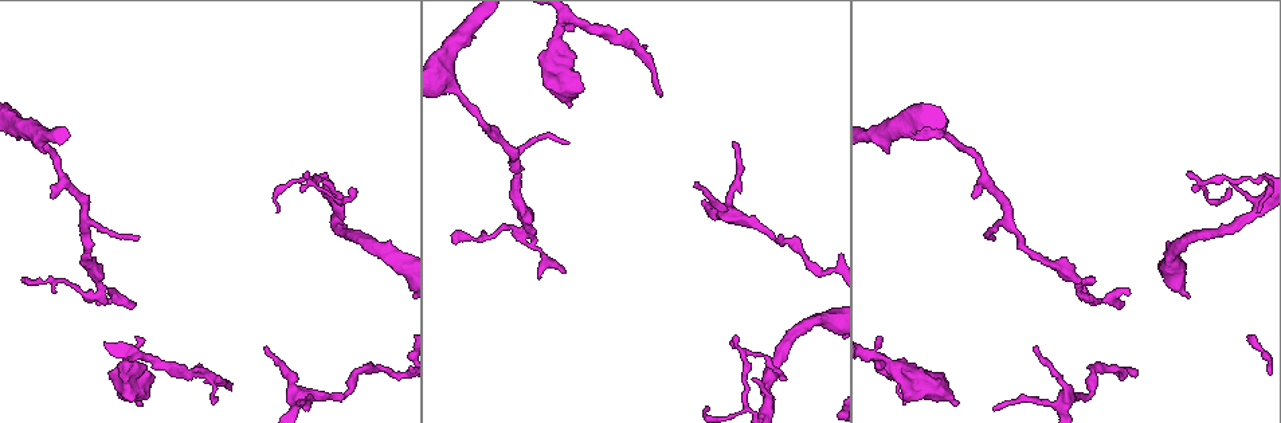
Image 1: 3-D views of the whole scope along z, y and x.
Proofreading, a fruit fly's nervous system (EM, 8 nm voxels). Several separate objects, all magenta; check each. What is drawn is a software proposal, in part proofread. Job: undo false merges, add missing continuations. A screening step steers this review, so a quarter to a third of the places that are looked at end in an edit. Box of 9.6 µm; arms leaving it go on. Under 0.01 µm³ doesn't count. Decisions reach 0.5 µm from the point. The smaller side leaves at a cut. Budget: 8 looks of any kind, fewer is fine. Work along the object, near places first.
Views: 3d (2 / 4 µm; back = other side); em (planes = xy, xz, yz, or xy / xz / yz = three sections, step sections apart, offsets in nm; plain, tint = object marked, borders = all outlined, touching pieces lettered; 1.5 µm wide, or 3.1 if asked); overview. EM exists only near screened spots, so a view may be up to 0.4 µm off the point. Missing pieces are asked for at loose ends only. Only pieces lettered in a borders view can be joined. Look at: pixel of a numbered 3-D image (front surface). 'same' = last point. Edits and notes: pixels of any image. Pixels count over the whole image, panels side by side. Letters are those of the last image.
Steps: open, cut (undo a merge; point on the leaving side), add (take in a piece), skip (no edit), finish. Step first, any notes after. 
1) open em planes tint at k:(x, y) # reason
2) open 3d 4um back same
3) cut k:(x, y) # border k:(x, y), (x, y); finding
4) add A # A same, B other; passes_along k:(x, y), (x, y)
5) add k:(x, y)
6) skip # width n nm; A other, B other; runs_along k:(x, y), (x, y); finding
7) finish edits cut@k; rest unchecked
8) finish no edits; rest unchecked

open 3d 2um at 1:(662, 94) # thin end

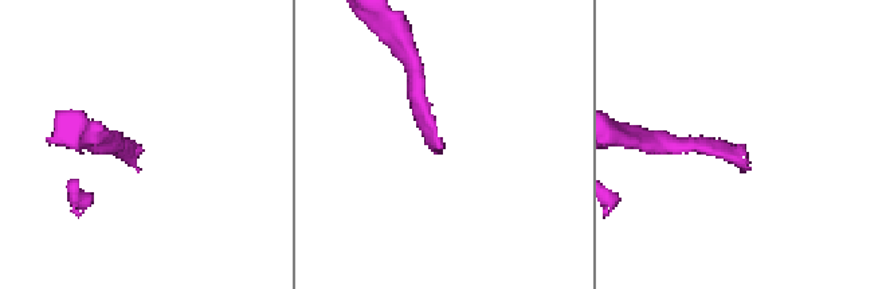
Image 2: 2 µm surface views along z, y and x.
open em planes borders at 2:(441, 149) # need the tissue

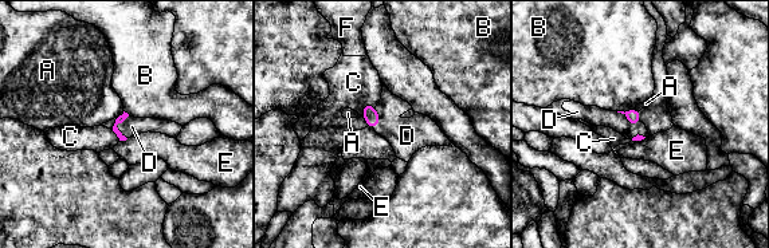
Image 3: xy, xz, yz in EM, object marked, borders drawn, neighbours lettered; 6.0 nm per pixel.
add D # longest_contact D 170 nm; A other, B other, C other, D same, E other, F other; passes_along 3:(632, 115), (628, 121), (592, 114); it goes on there

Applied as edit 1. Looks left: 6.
open em xy step 4 borders at 1:(558, 22) # three-way junction

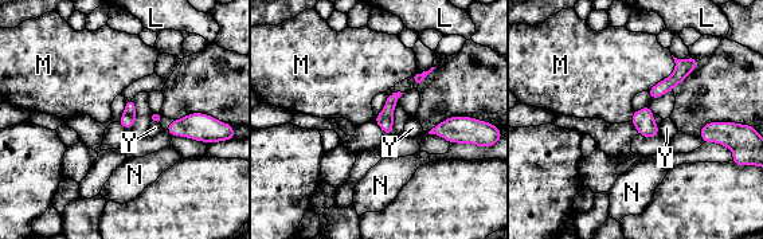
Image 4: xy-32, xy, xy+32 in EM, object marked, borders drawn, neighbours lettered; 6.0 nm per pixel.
skip # L other, M other, N other, Y other; continuous, no second neuron

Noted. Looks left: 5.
finish edits add@3; rest unchecked

